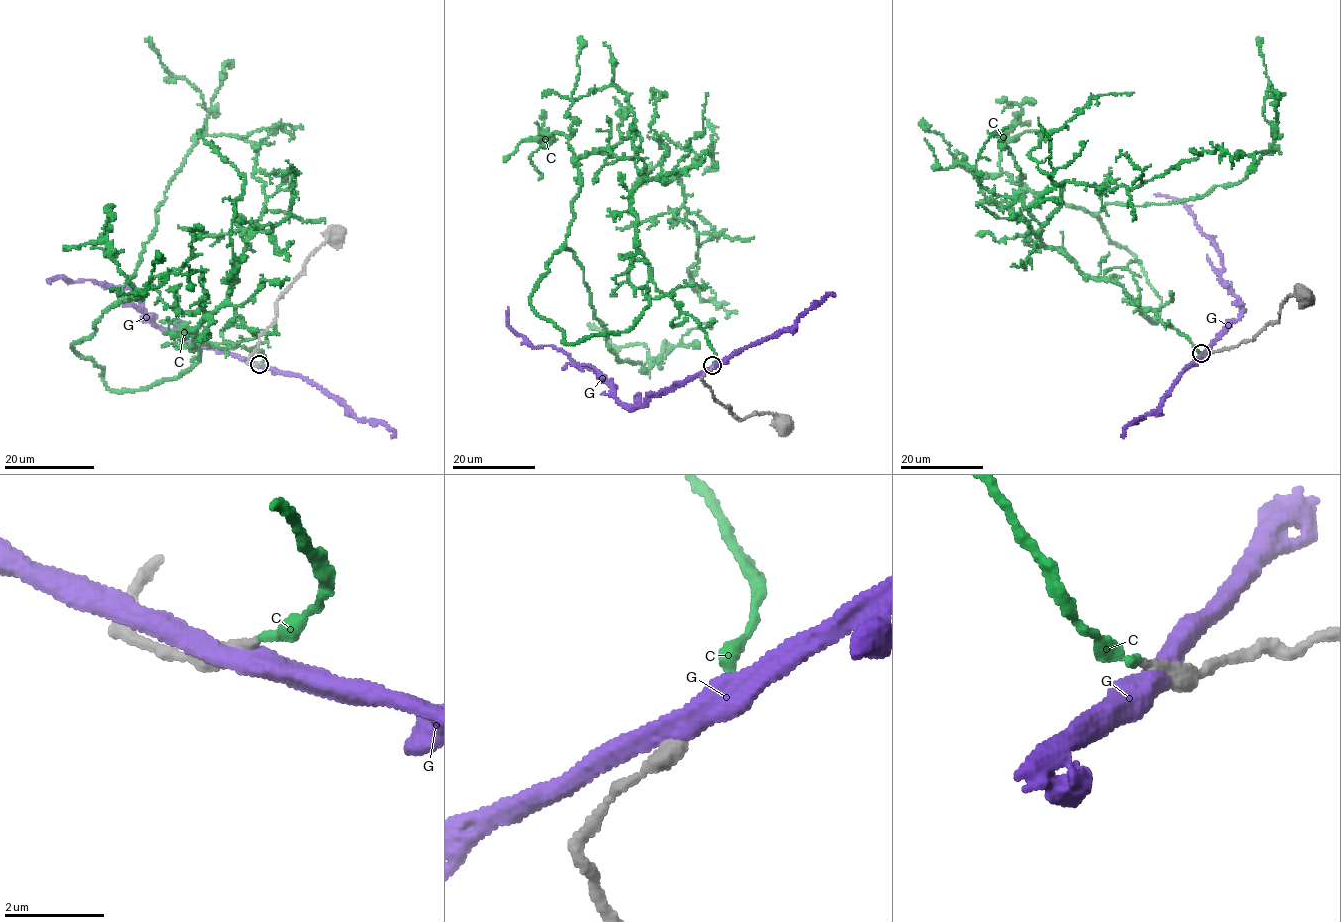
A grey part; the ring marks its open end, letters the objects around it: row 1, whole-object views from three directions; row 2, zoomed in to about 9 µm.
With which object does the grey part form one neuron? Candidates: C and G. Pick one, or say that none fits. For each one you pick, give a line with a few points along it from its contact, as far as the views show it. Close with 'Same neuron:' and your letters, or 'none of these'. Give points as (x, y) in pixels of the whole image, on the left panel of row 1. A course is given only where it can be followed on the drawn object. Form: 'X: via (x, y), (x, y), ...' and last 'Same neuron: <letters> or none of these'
C: via (259, 363), (203, 341), (177, 376), (119, 392), (74, 350), (204, 132), (202, 96), (145, 38)
Same neuron: C

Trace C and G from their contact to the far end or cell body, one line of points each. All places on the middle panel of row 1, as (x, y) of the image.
C: (712, 365), (650, 281), (632, 327), (565, 342), (530, 296), (564, 247), (606, 347), (652, 365), (588, 324)
G: (709, 369), (646, 401), (621, 404), (592, 369), (550, 345), (531, 346), (509, 325), (508, 306)

